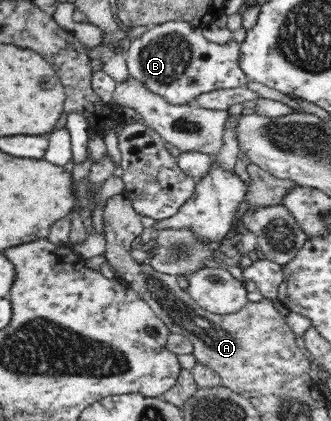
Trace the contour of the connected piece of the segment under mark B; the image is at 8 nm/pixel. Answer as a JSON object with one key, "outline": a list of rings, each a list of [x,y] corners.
{"outline":[[[171,21],[157,26],[148,26],[138,38],[128,40],[126,50],[122,53],[129,74],[148,91],[159,95],[172,105],[195,105],[196,99],[204,93],[212,93],[216,89],[232,89],[247,87],[249,77],[240,67],[241,43],[231,39],[224,45],[210,43],[202,34],[202,27],[192,26],[186,22]]]}

